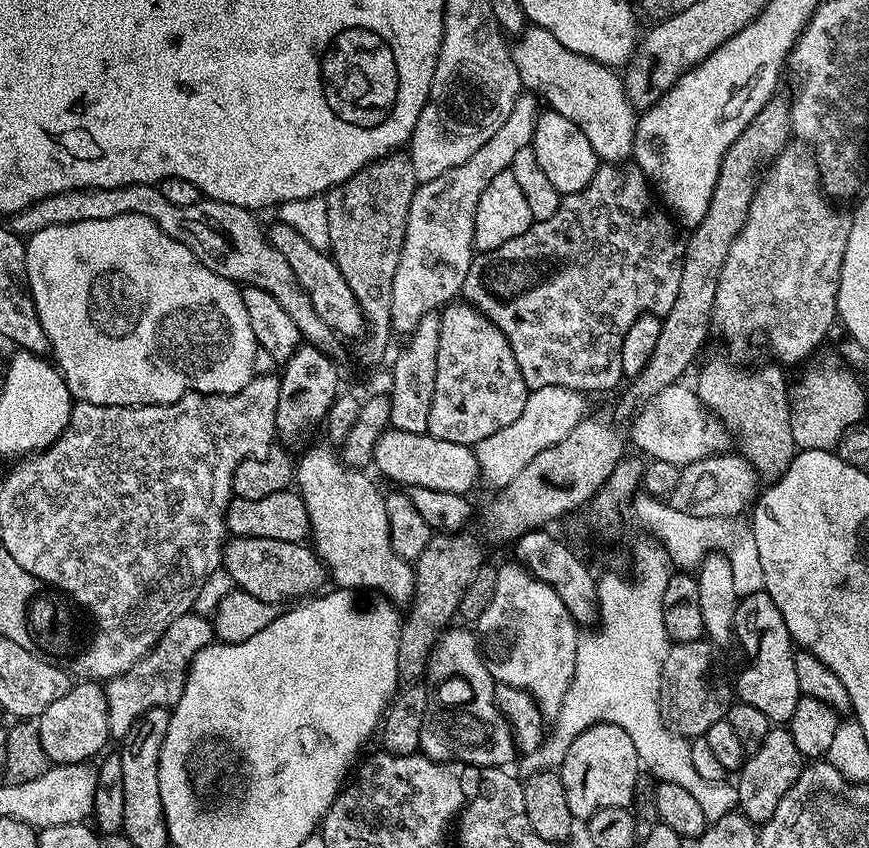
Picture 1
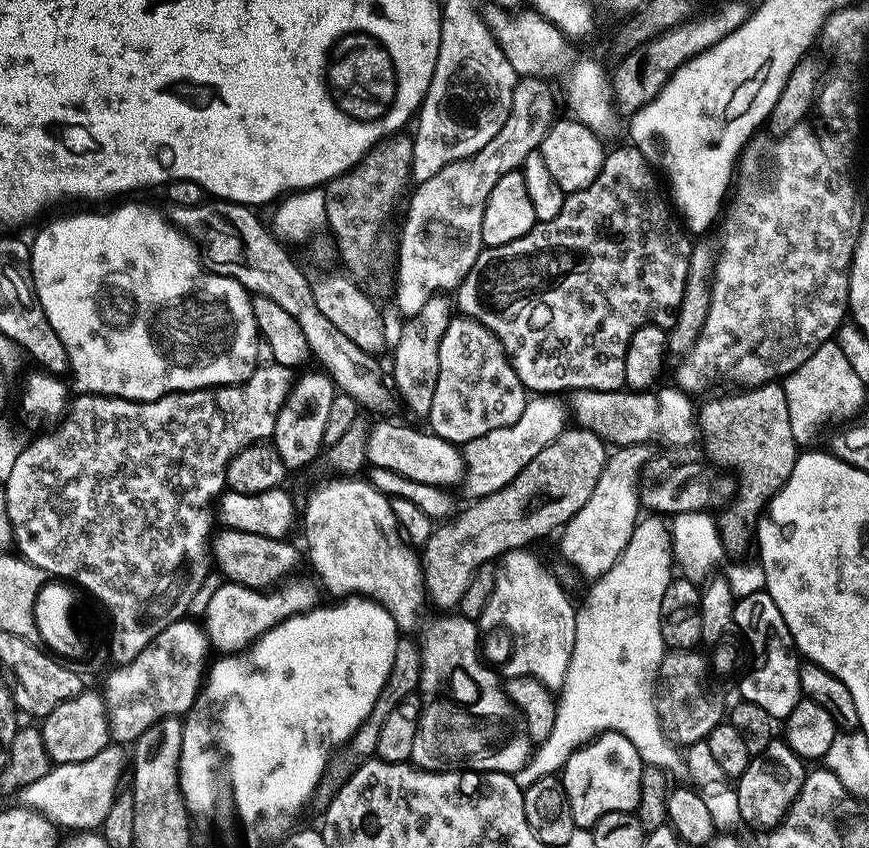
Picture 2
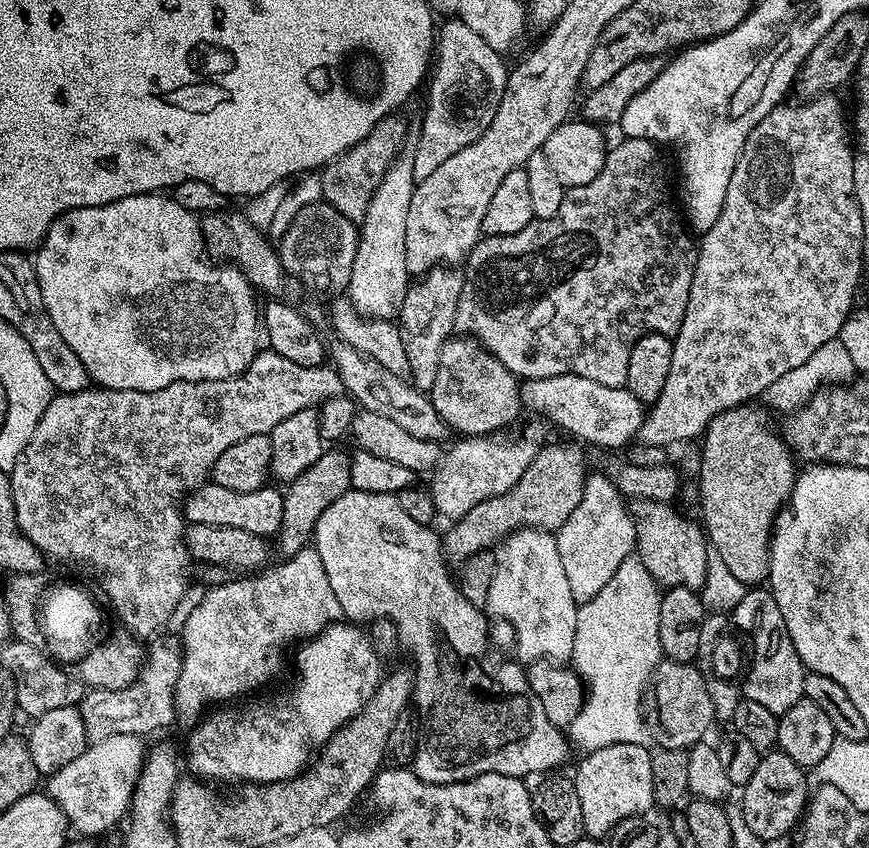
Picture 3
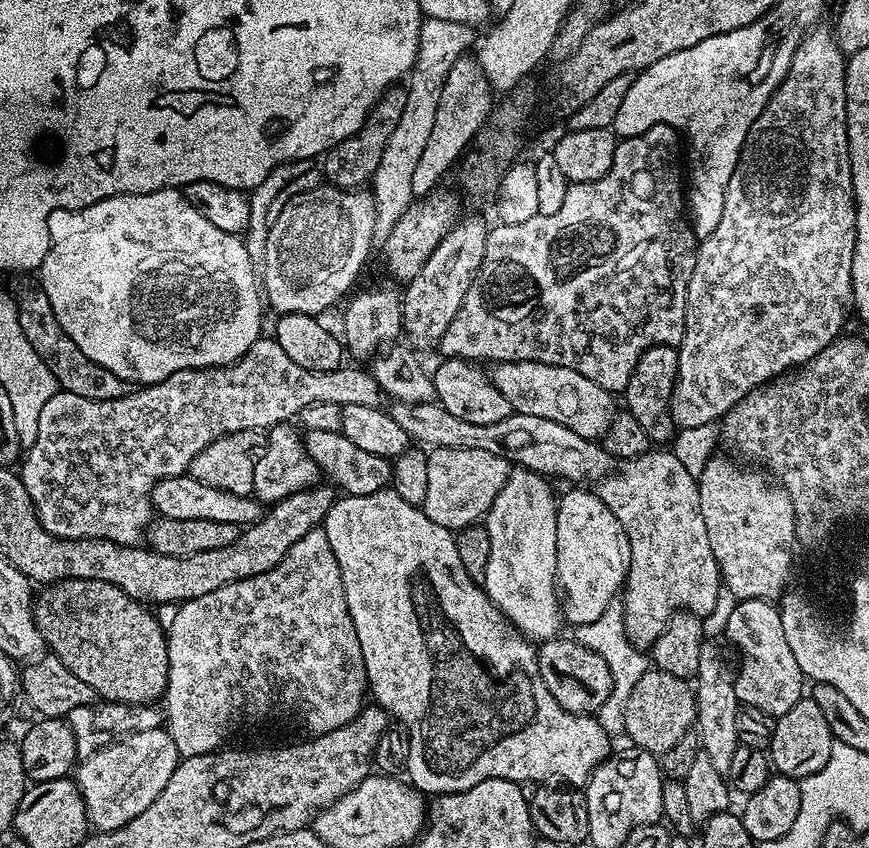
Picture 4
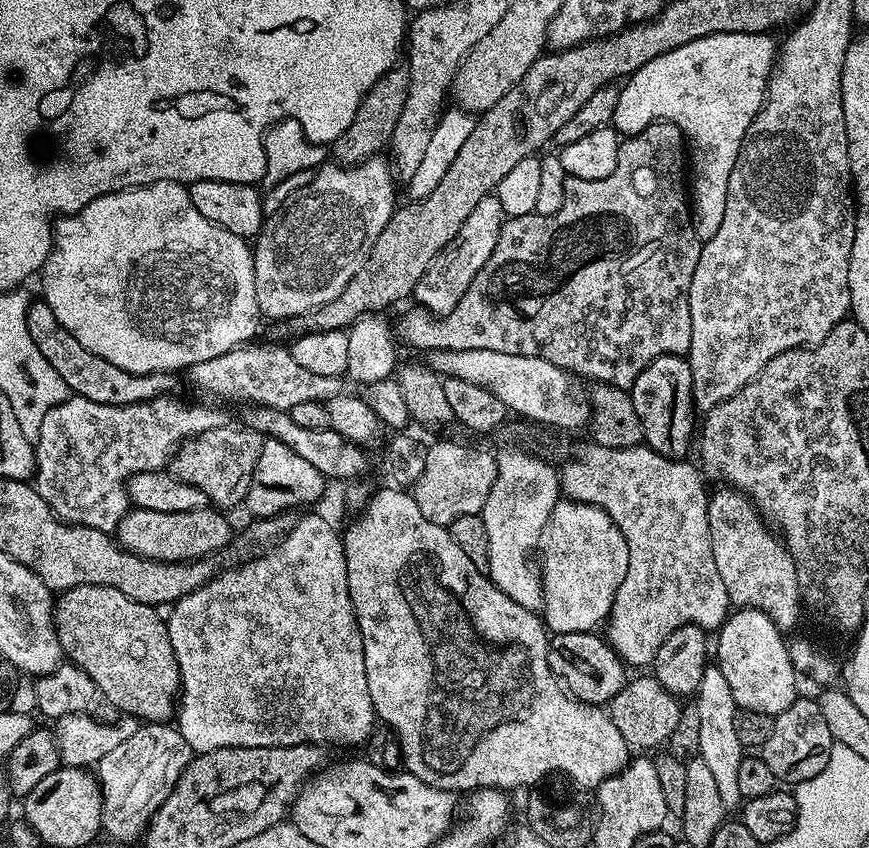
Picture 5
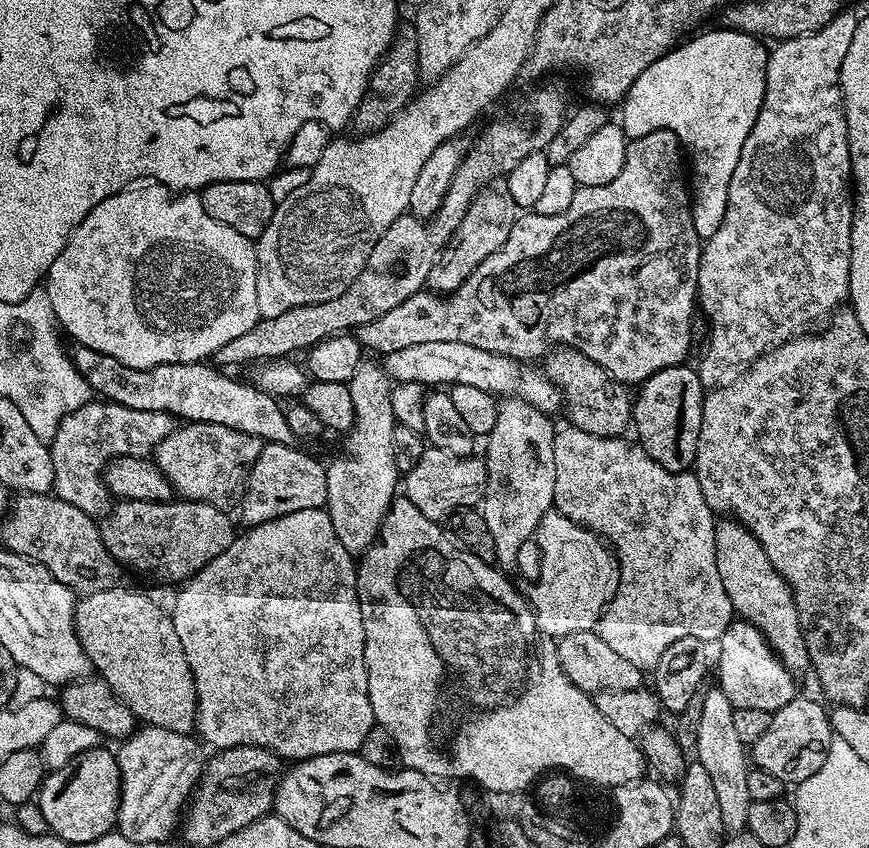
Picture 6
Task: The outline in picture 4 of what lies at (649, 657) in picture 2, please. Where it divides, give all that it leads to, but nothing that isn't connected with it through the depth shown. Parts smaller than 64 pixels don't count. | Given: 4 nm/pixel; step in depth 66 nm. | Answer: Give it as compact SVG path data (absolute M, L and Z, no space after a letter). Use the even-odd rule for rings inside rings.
M613 602L594 622L579 625L575 629L574 638L582 647L596 653L604 665L608 667L608 675L612 678L612 690L608 693L604 705L598 709L598 719L609 734L624 732L624 703L628 695L634 690L638 678L642 678L644 672L649 671L650 660L647 655L636 645L630 642L630 638L624 629L624 610L619 603Z

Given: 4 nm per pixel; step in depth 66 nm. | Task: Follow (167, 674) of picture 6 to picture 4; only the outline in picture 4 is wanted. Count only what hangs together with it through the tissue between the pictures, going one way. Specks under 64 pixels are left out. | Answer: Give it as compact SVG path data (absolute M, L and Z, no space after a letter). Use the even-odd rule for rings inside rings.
M58 580L55 584L47 585L46 590L35 597L34 615L36 617L36 625L40 631L45 645L58 657L62 662L62 666L66 666L66 670L70 670L70 674L78 674L78 678L82 678L82 682L86 682L92 688L93 693L97 697L103 698L105 701L120 704L152 704L156 699L163 697L168 691L168 637L166 635L165 625L159 624L145 607L141 601L130 598L122 589L113 584L106 582L98 582L97 580Z

